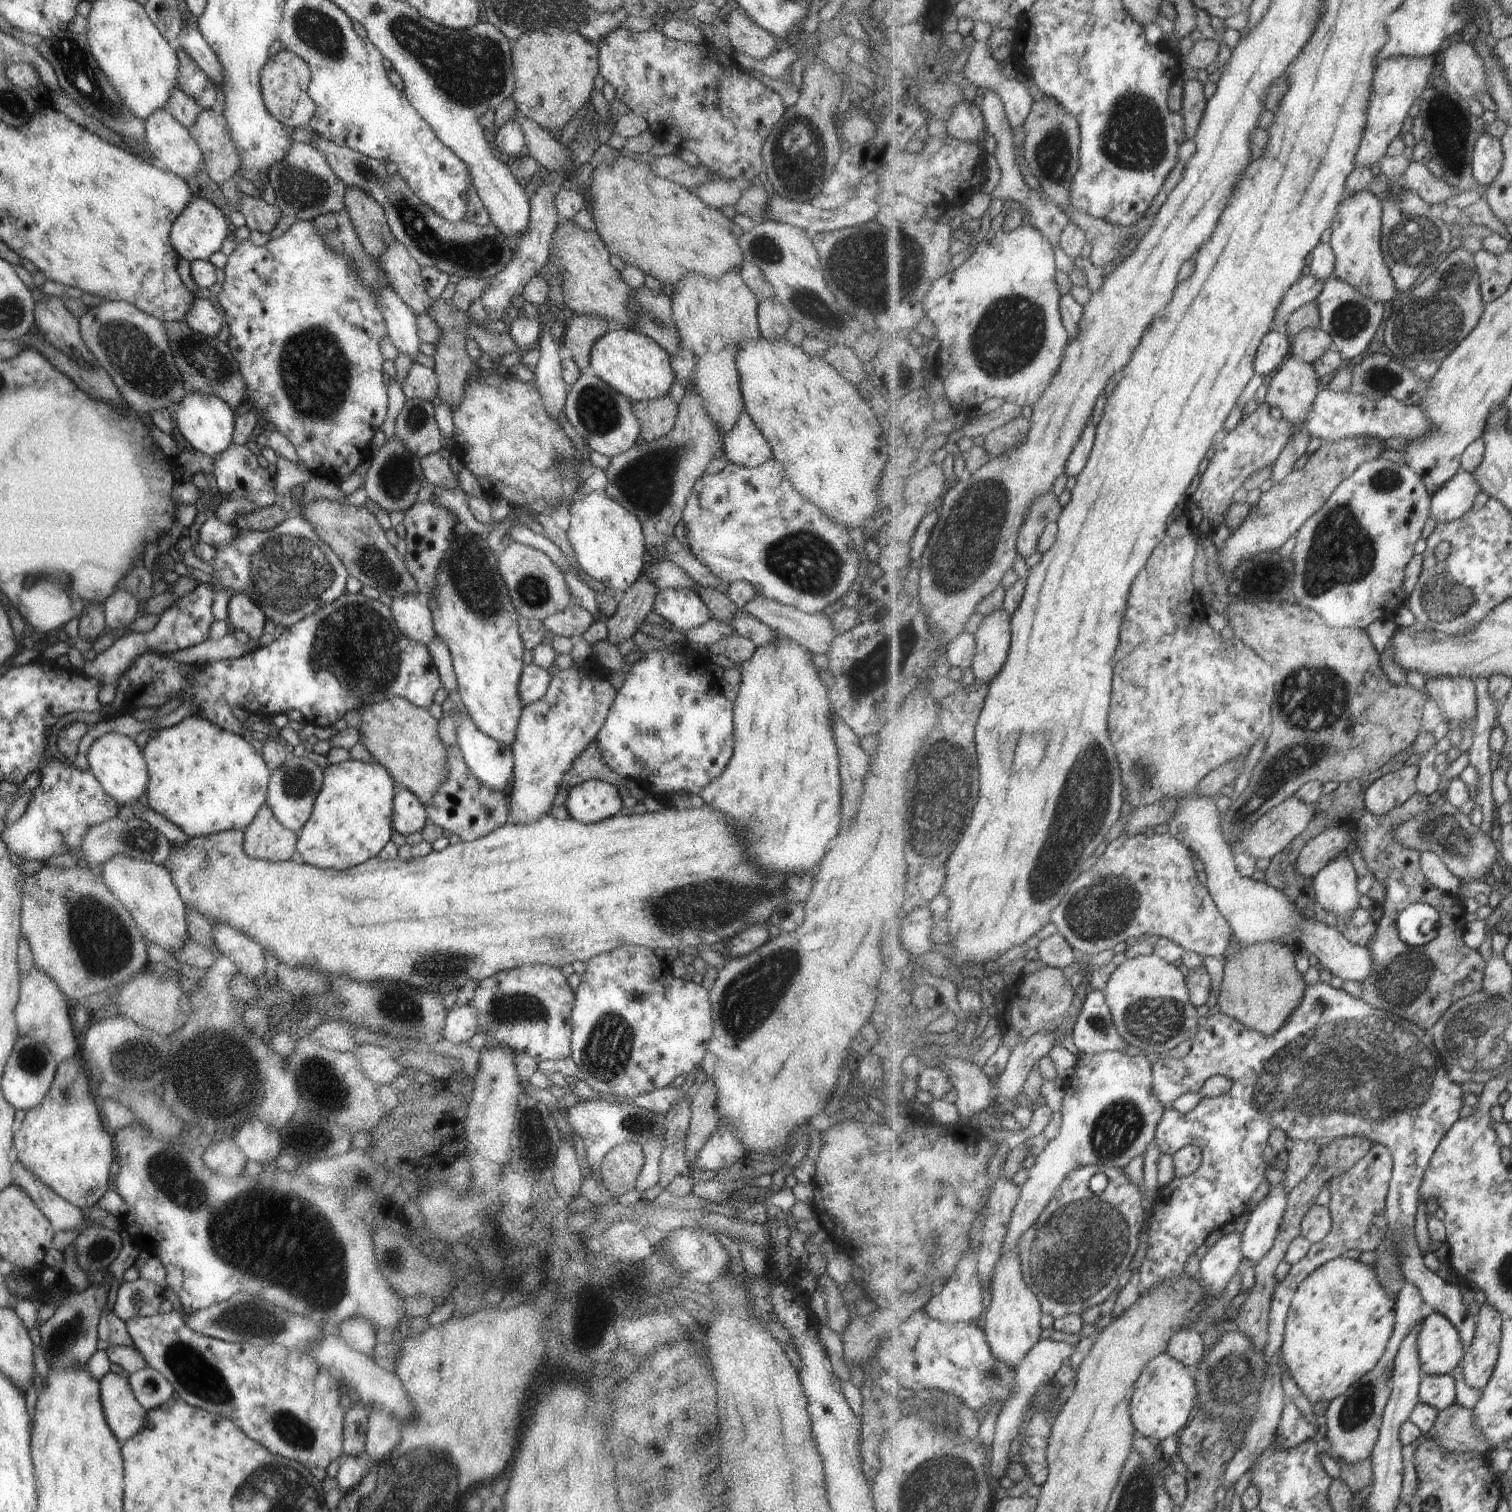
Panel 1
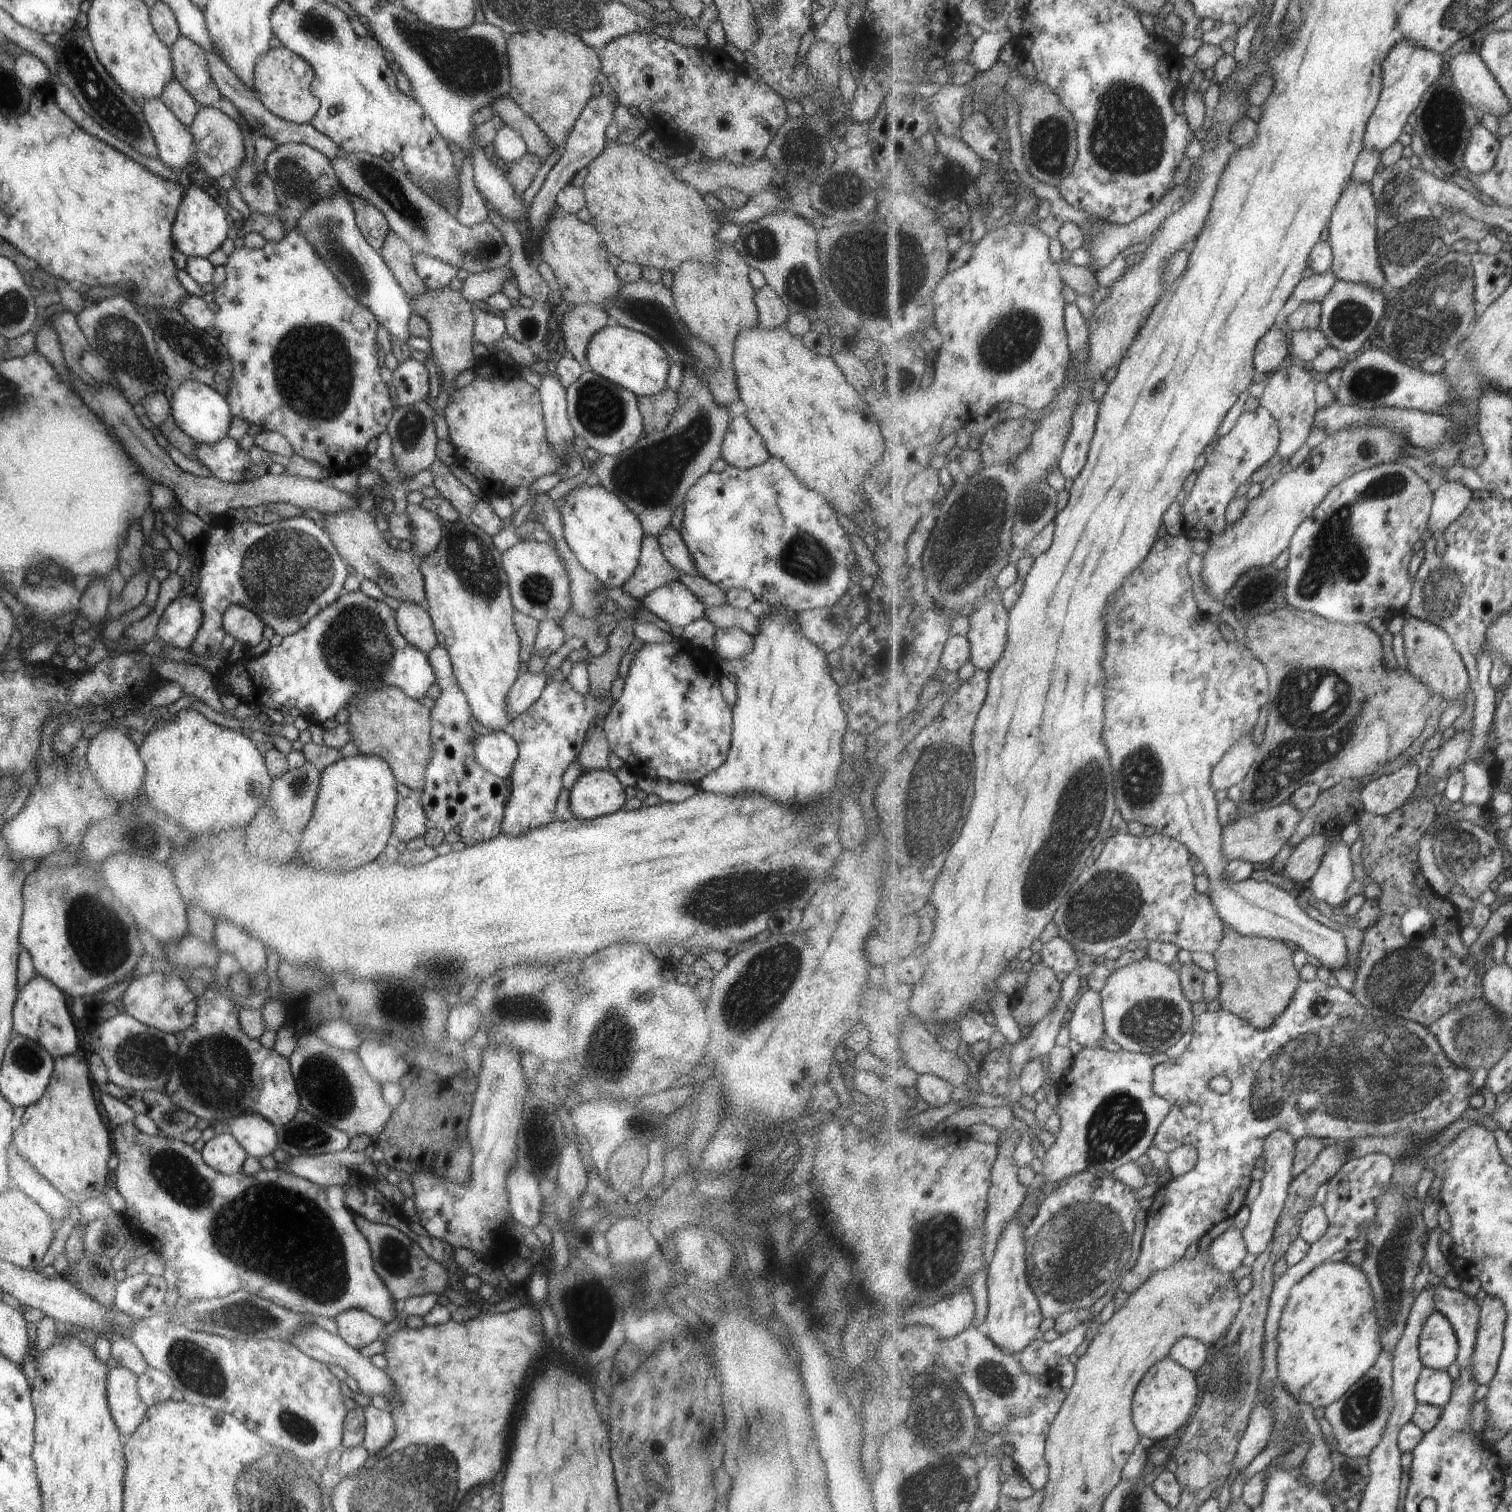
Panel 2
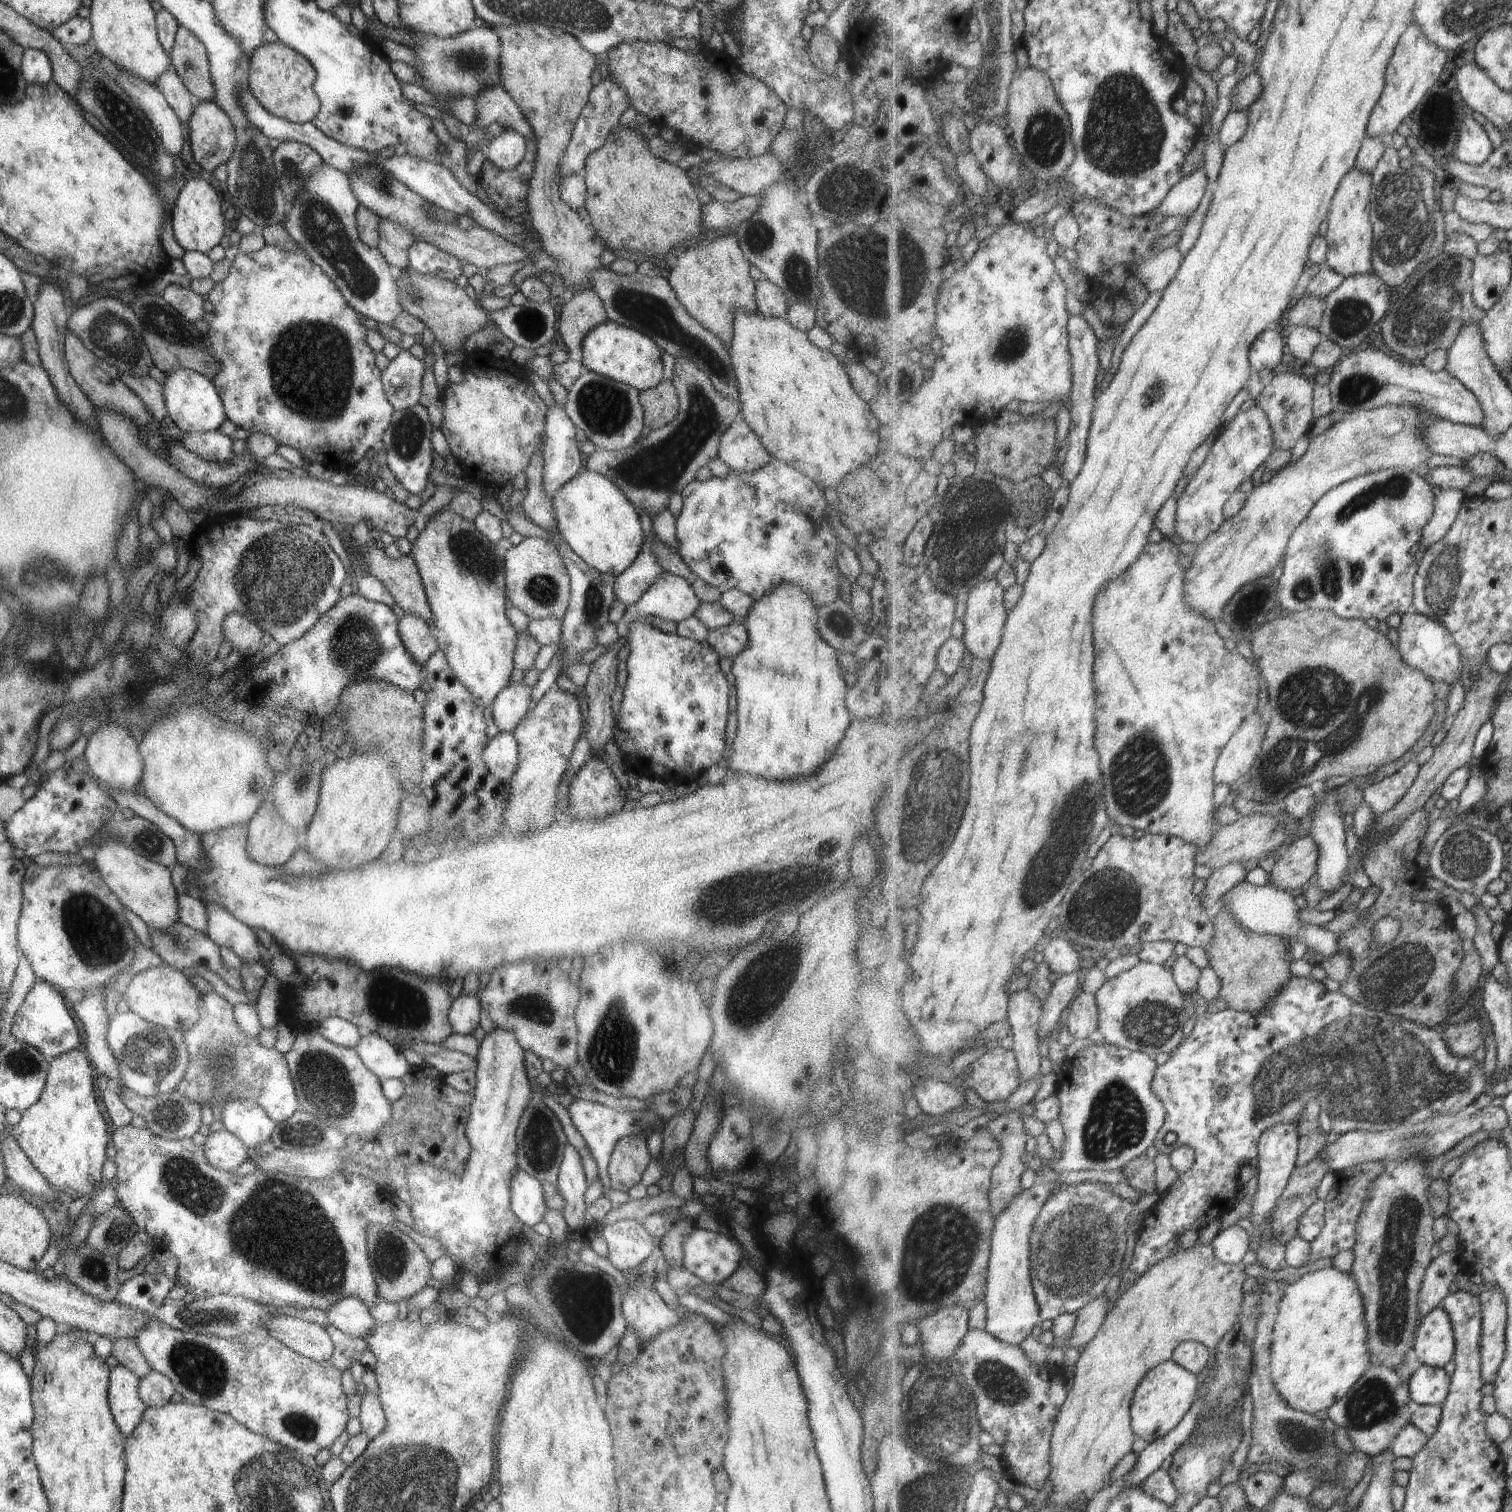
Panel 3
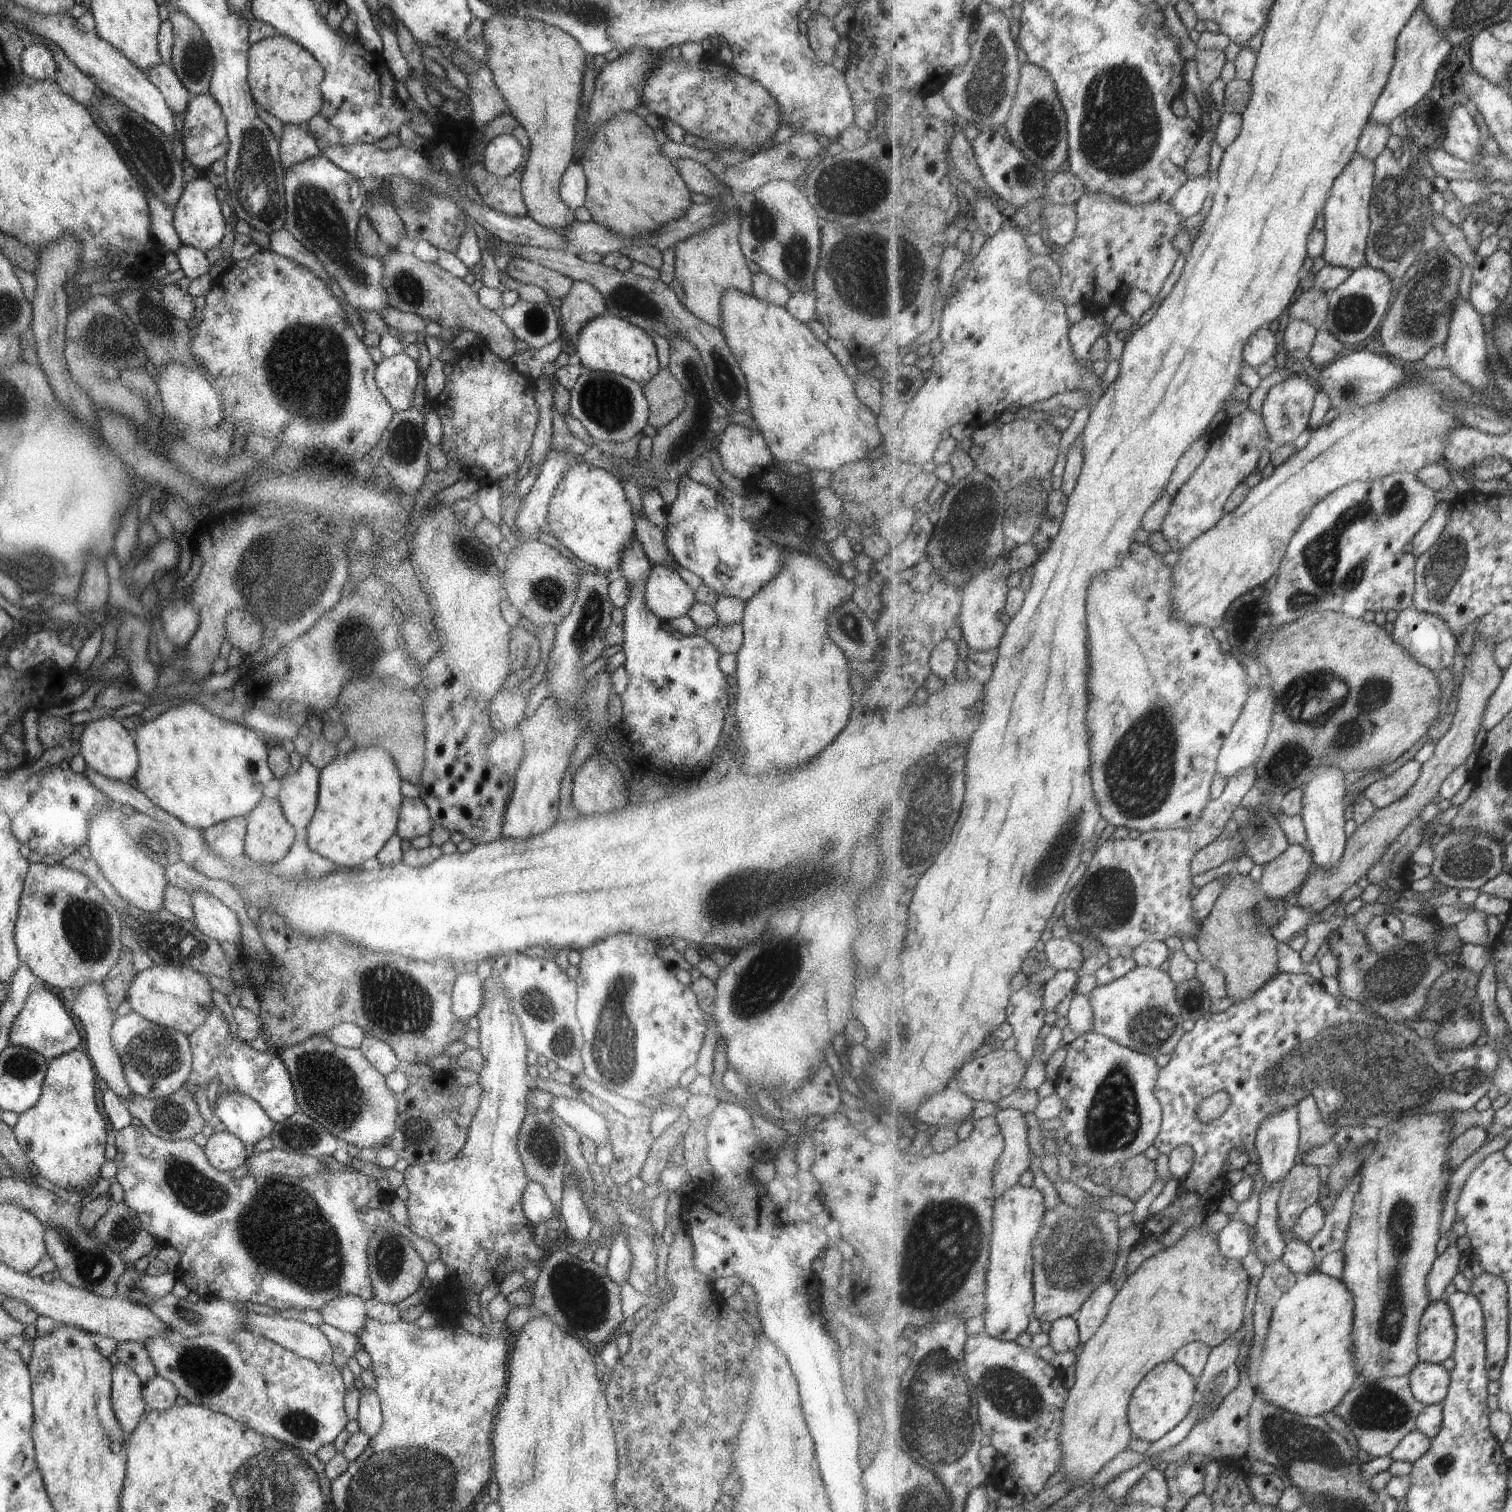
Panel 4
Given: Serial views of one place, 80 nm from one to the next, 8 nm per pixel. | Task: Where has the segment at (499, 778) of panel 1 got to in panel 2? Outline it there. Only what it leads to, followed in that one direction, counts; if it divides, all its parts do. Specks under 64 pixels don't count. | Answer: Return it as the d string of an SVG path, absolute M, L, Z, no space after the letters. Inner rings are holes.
M497 730L484 736L476 734L476 738L472 741L472 752L475 763L483 768L483 771L493 772L494 776L501 778L509 776L518 756L517 746L508 730Z

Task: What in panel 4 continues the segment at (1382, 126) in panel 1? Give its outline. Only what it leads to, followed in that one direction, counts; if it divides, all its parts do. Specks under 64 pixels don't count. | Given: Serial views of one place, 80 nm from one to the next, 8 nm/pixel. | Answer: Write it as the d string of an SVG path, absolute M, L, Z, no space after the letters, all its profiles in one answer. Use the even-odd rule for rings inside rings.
M1420 6L1415 12L1411 22L1402 31L1398 39L1398 51L1395 56L1395 65L1391 70L1390 80L1378 99L1374 112L1371 114L1370 121L1375 124L1389 126L1394 118L1404 116L1407 111L1419 104L1423 96L1427 96L1433 88L1437 70L1445 62L1445 58L1453 52L1453 45L1443 36L1443 30L1439 30L1433 20L1427 16L1427 12Z

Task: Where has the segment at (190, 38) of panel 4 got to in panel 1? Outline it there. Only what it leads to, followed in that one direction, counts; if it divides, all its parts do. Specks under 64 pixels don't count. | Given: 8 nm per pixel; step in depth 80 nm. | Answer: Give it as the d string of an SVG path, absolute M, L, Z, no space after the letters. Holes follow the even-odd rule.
M179 48L176 50L178 66L178 89L193 98L200 110L211 109L215 104L217 88L215 84L204 74L203 70Z

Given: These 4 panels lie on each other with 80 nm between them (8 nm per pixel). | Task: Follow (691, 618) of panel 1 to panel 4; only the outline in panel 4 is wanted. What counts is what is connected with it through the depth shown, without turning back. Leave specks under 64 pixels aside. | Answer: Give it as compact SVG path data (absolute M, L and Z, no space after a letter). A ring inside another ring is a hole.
M653 565L650 568L646 582L643 586L643 604L649 608L657 618L669 622L675 616L683 616L695 602L693 590L679 578L675 569L665 566Z

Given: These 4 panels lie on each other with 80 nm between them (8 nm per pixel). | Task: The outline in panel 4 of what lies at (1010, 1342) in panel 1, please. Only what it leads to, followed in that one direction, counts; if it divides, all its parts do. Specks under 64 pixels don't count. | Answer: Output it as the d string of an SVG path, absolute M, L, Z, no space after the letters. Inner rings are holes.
M1033 1184L1030 1187L1015 1186L1005 1192L1001 1198L996 1198L994 1204L994 1232L990 1251L990 1268L988 1271L988 1286L986 1295L986 1334L997 1340L1016 1342L1019 1336L1027 1332L1035 1315L1034 1292L1034 1252L1033 1240L1043 1227L1046 1212L1046 1197Z

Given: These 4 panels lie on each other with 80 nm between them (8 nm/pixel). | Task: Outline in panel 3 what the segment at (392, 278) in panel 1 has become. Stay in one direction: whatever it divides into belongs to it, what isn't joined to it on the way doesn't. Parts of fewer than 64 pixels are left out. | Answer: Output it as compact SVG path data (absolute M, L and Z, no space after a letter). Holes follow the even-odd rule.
M381 218L379 220L379 235L376 250L383 256L385 262L397 270L409 268L407 250L415 240L407 234L407 230L403 230L395 222L391 224L391 220Z

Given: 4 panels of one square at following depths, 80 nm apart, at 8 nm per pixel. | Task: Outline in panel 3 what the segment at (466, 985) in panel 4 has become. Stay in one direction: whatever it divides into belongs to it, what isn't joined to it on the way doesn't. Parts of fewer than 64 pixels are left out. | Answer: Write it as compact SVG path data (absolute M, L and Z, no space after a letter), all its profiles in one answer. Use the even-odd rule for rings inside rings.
M460 994L451 1001L448 1008L447 1019L453 1034L472 1034L479 1026L479 1013L481 1007L477 996L473 994Z

